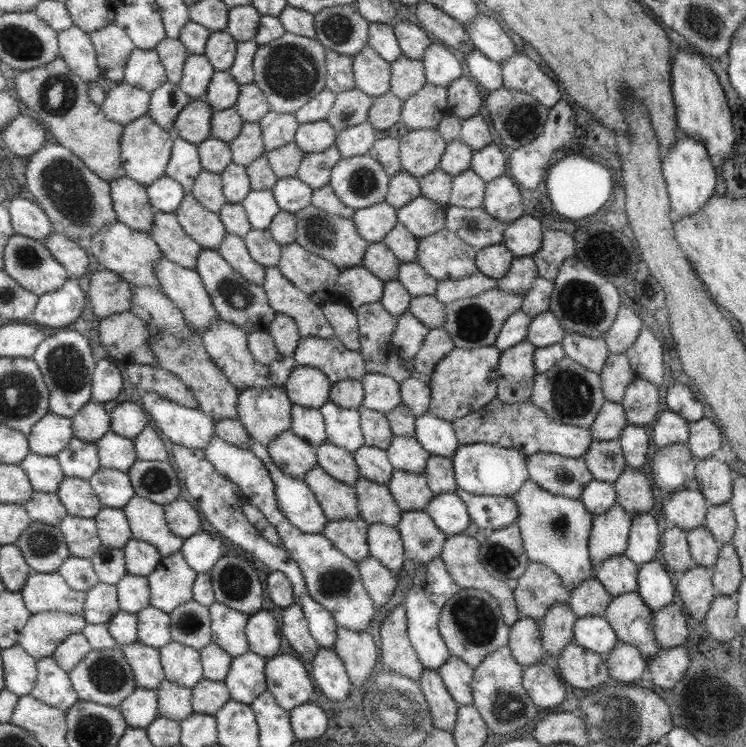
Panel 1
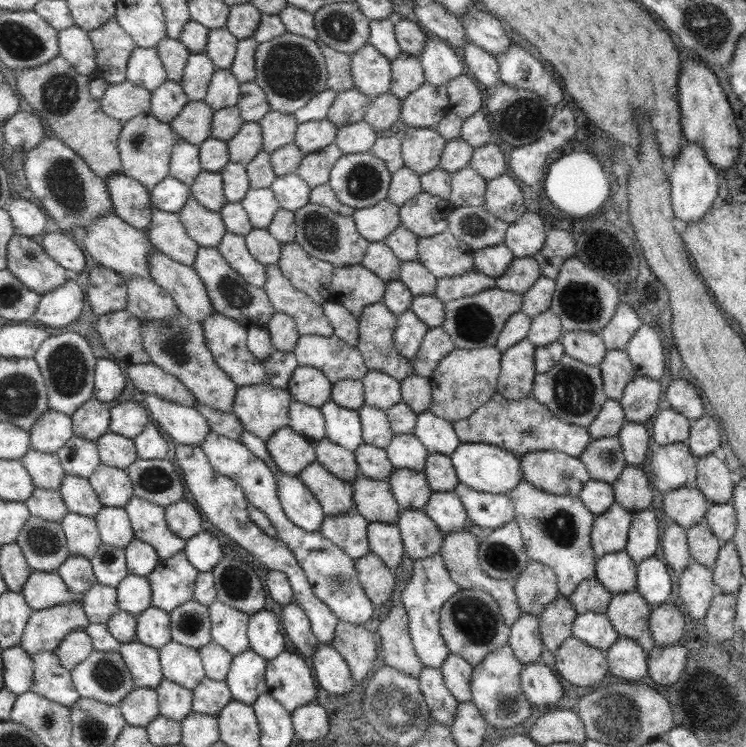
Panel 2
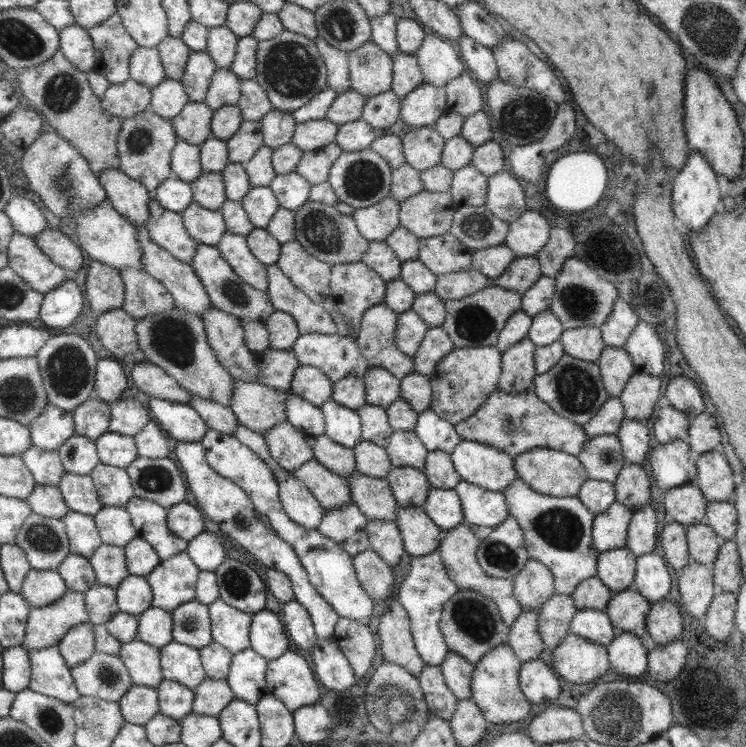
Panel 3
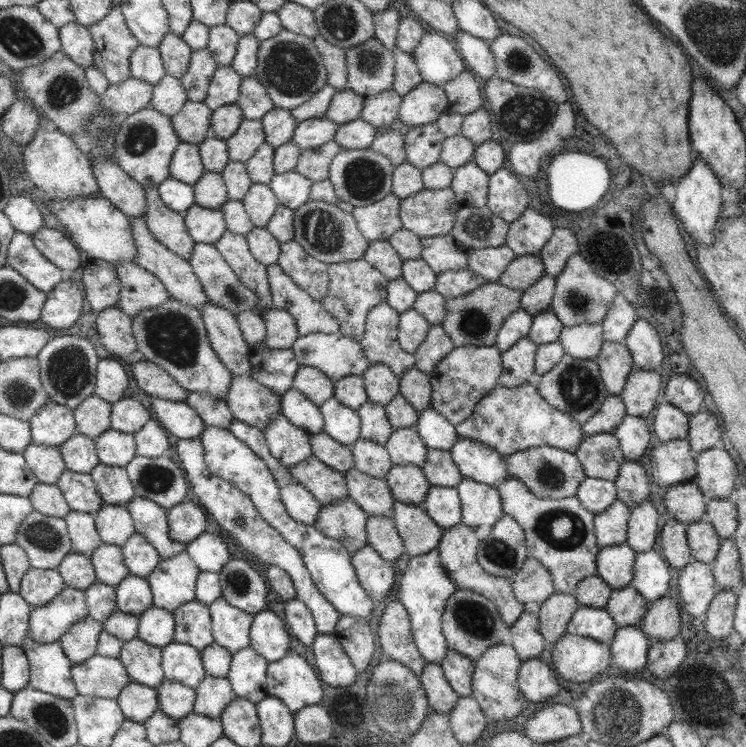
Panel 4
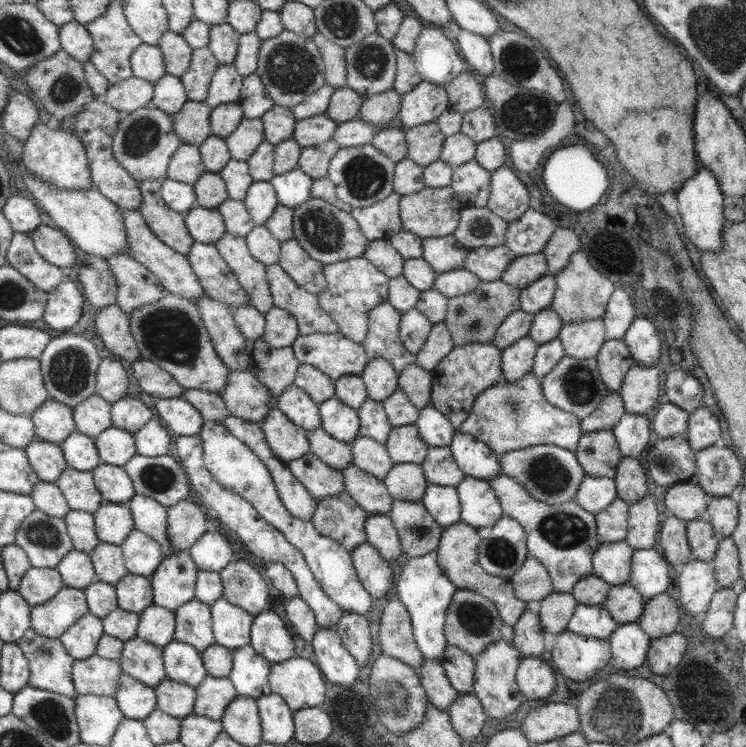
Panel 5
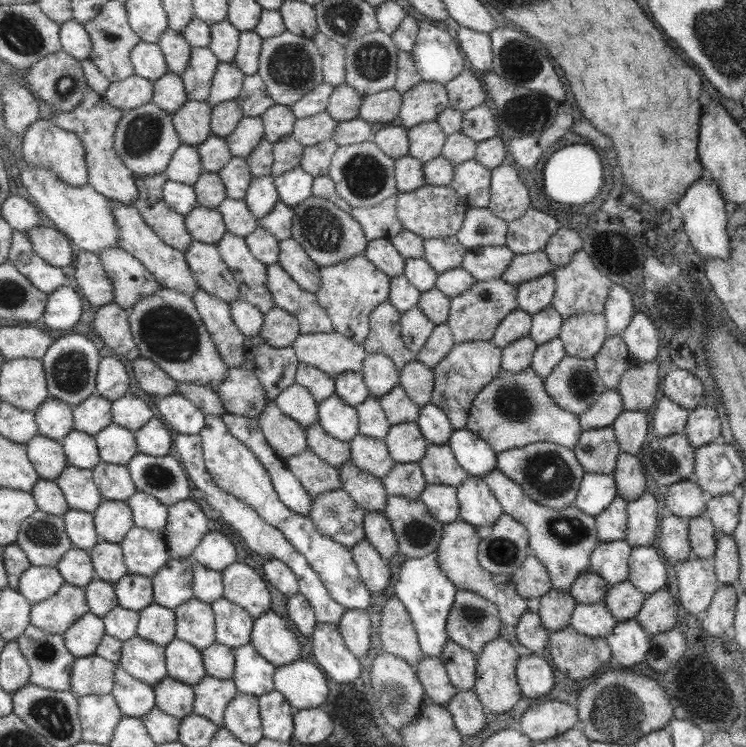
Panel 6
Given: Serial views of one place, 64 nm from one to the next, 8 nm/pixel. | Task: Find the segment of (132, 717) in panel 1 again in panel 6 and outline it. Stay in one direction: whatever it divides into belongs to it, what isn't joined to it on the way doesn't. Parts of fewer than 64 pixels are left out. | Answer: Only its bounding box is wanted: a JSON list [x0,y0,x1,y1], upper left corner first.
[112,664,156,718]

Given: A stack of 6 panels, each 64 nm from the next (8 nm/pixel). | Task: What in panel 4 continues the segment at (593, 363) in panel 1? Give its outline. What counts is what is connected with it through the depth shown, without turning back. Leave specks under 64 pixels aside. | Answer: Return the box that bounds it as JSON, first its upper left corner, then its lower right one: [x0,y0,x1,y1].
[556,323,604,360]

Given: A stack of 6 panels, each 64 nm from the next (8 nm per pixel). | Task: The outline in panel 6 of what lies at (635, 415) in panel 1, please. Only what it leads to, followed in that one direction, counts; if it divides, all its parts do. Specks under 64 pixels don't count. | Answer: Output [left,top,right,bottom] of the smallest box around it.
[616,360,658,412]

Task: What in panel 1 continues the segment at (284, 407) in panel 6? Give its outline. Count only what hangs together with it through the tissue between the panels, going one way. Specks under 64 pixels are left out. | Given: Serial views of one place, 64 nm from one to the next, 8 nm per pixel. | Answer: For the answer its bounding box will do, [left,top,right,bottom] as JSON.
[292,404,328,447]

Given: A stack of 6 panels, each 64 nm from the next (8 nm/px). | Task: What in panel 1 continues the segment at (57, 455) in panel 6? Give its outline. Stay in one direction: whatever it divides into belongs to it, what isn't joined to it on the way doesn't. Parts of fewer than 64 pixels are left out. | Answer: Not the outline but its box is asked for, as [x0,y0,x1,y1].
[20,451,66,493]

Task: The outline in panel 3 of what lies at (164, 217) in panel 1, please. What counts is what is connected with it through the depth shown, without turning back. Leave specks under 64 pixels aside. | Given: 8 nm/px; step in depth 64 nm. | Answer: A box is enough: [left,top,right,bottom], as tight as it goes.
[147,197,198,264]

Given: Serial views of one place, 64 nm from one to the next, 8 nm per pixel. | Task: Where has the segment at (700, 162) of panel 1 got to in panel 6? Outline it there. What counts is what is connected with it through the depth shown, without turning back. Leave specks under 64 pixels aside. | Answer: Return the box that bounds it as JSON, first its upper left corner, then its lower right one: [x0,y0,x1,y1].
[677,175,729,260]

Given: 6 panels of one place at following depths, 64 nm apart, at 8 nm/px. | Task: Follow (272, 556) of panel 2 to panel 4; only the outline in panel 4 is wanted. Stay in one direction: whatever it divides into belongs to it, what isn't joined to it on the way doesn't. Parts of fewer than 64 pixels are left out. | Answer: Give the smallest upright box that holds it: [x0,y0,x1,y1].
[176,437,343,633]

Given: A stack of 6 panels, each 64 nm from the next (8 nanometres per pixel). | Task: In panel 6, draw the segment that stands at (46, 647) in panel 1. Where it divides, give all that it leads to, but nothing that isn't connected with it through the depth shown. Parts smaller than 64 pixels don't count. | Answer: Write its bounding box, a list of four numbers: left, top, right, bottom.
[32,582,89,635]

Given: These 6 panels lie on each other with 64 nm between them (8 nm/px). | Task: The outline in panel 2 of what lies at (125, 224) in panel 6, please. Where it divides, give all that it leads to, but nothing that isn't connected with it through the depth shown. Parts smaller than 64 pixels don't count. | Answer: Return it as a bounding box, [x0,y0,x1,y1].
[149,247,216,324]

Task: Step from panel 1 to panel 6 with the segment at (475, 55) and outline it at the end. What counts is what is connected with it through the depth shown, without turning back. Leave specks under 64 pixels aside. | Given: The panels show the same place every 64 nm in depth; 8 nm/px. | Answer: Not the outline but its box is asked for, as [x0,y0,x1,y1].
[457,25,492,75]

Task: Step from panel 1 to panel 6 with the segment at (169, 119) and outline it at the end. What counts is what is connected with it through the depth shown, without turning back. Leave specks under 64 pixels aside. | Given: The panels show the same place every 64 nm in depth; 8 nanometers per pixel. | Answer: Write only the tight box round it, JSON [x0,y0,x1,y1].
[152,70,188,113]

